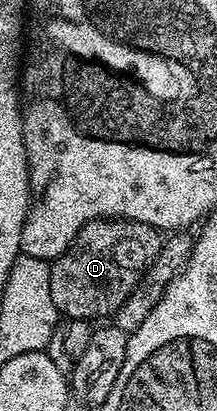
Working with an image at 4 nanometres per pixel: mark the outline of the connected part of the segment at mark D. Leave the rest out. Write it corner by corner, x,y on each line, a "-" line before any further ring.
128,219
83,225
72,245
52,260
51,301
55,301
58,312
66,320
97,321
100,315
112,316
141,282
149,264
157,260
162,246
162,232
151,225
131,223

